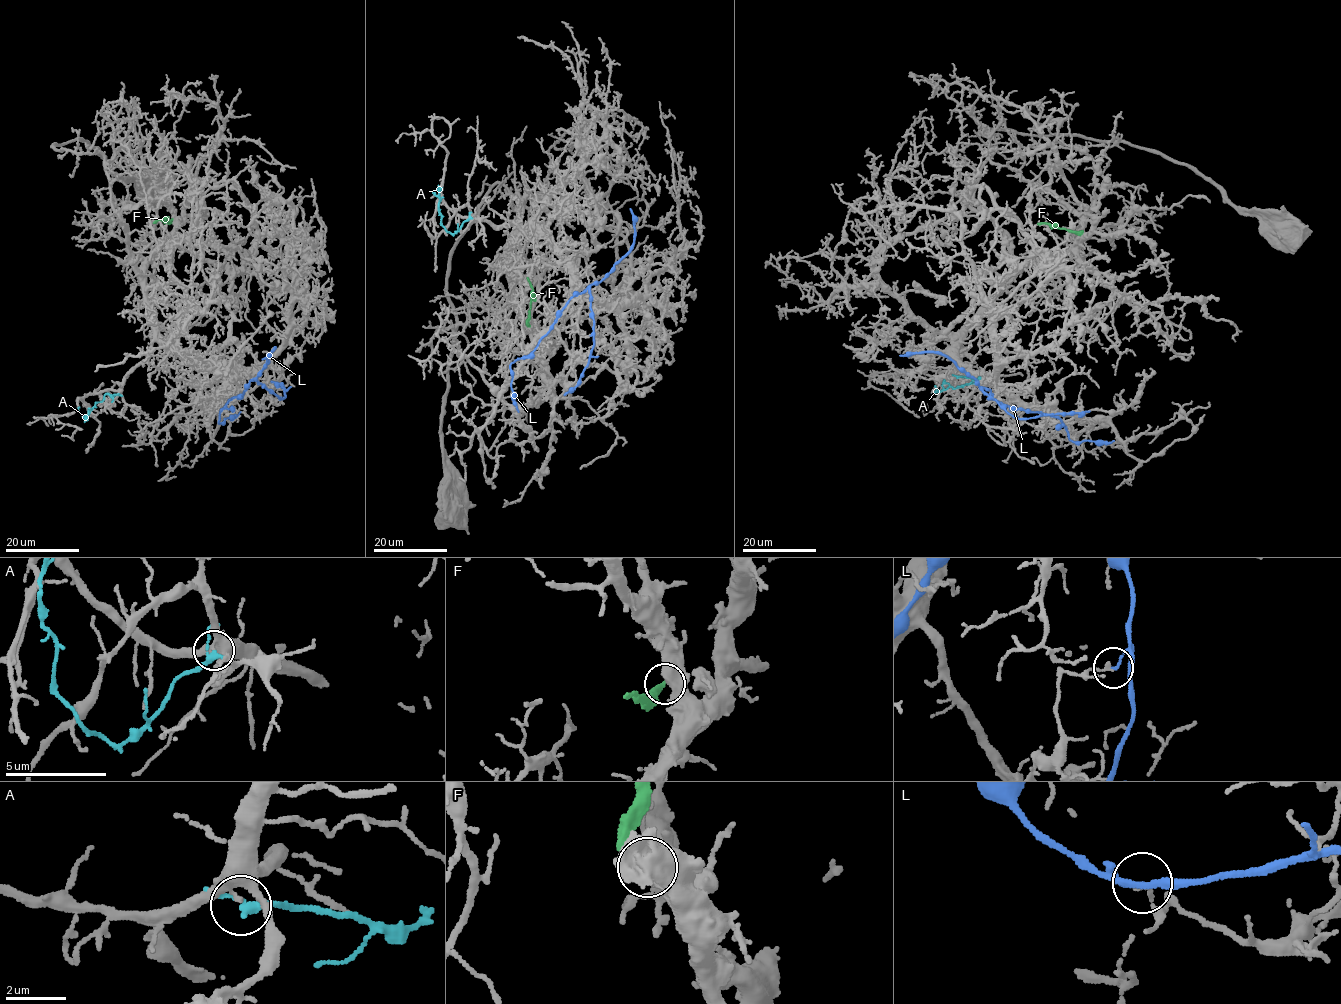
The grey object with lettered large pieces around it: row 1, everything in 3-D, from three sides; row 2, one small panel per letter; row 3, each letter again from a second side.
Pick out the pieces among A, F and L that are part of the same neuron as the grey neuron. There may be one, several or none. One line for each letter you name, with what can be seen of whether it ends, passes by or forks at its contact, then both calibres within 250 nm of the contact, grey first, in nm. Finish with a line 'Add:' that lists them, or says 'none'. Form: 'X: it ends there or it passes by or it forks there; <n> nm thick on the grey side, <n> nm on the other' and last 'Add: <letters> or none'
Add: none

